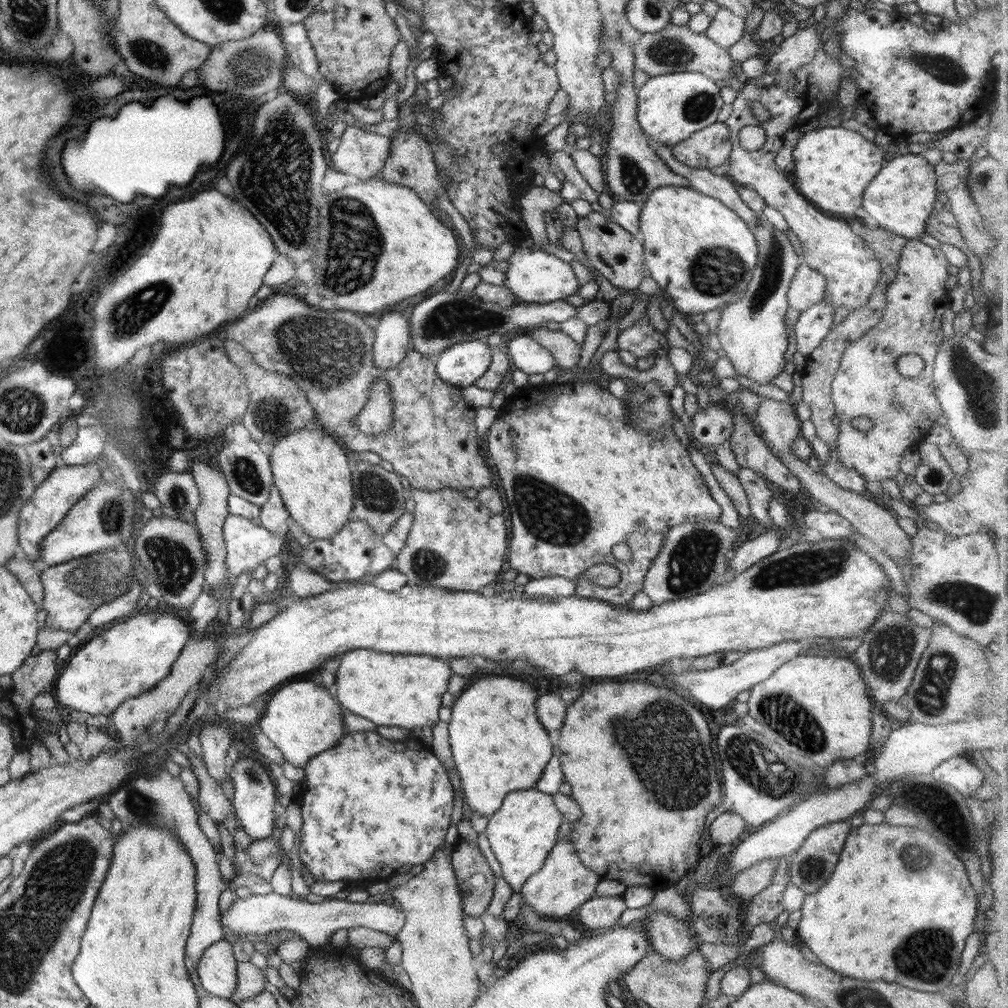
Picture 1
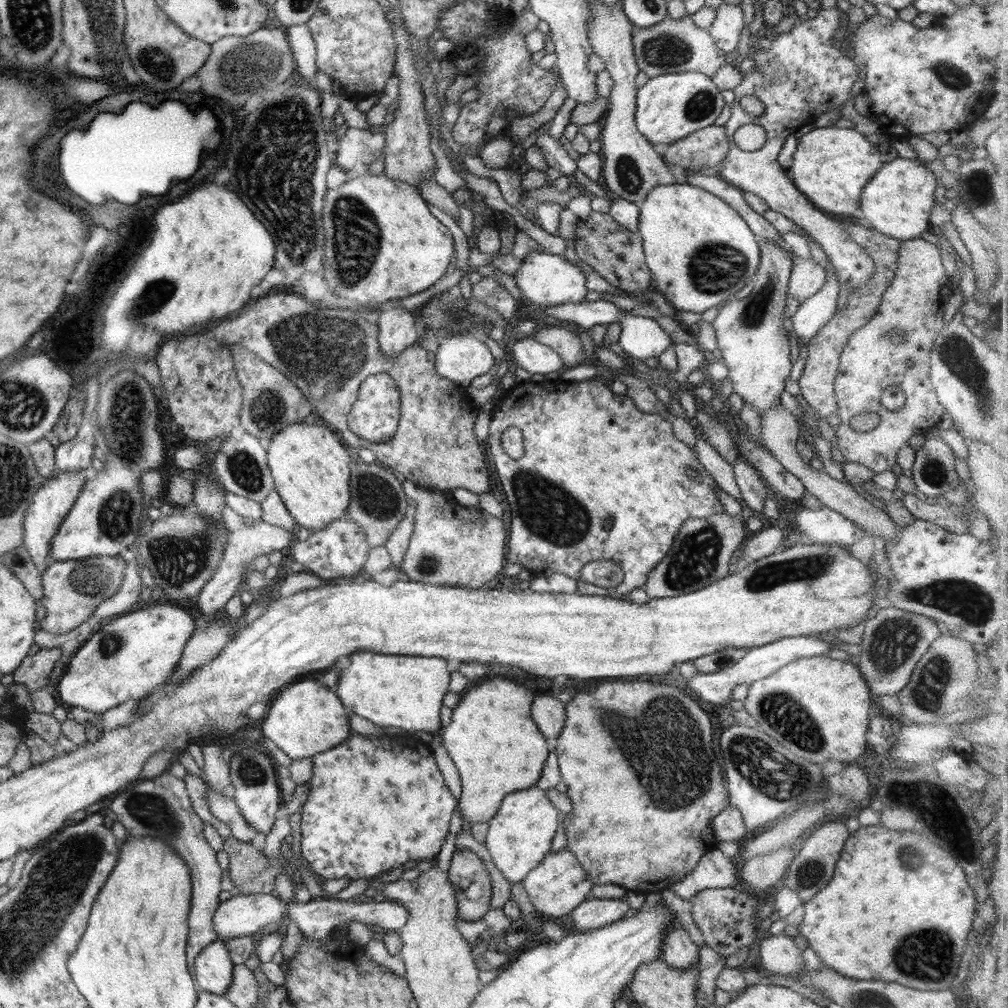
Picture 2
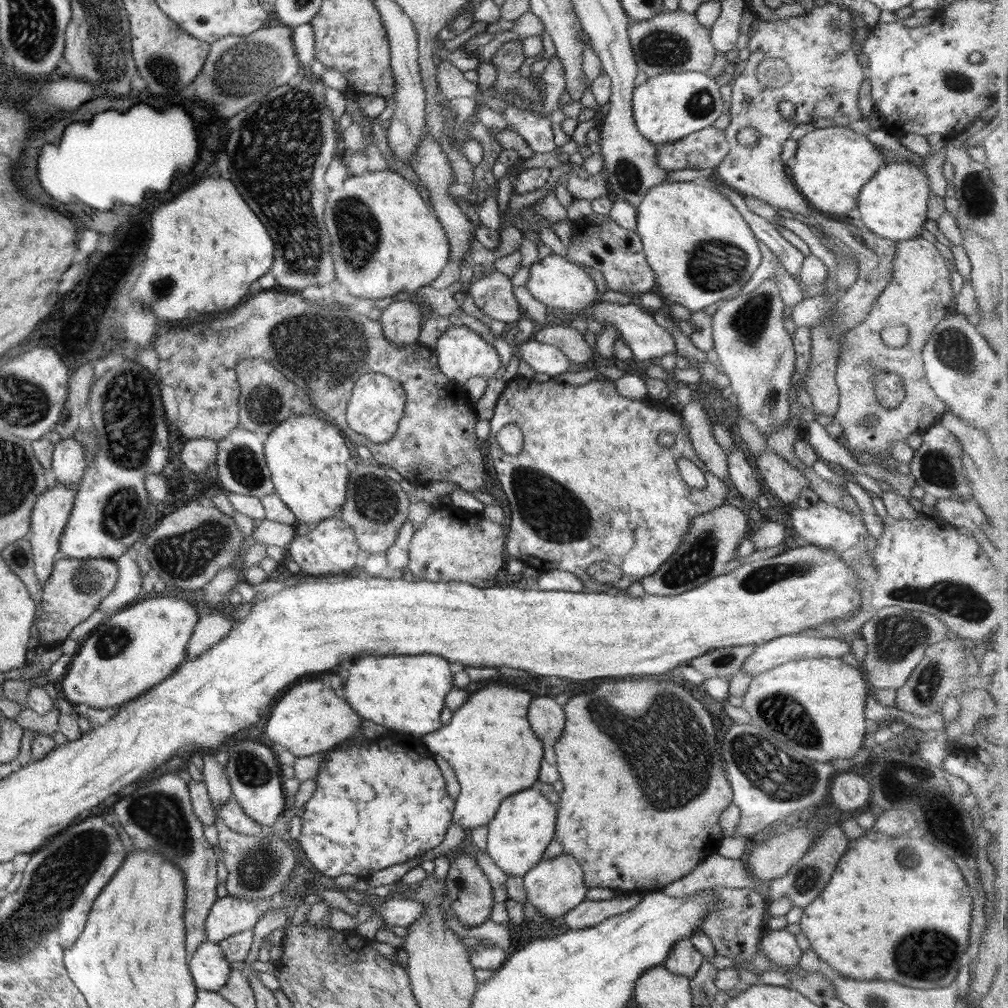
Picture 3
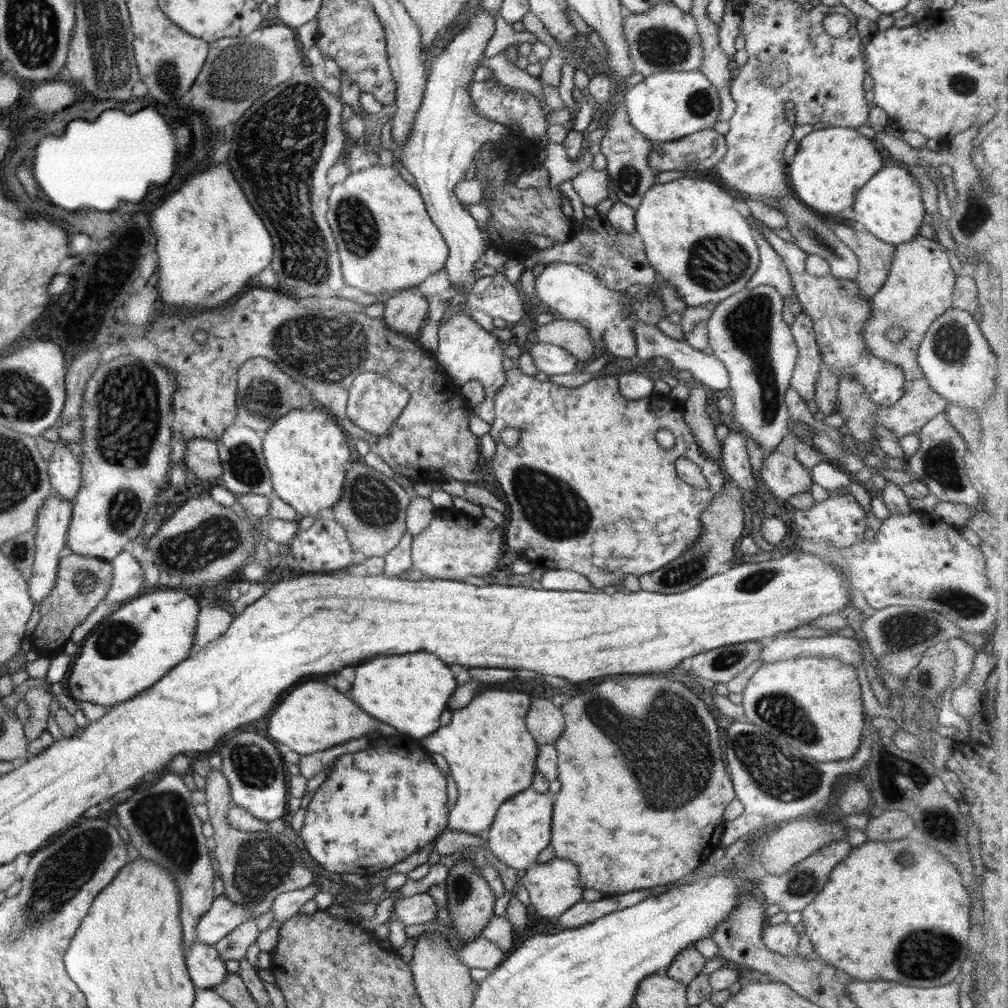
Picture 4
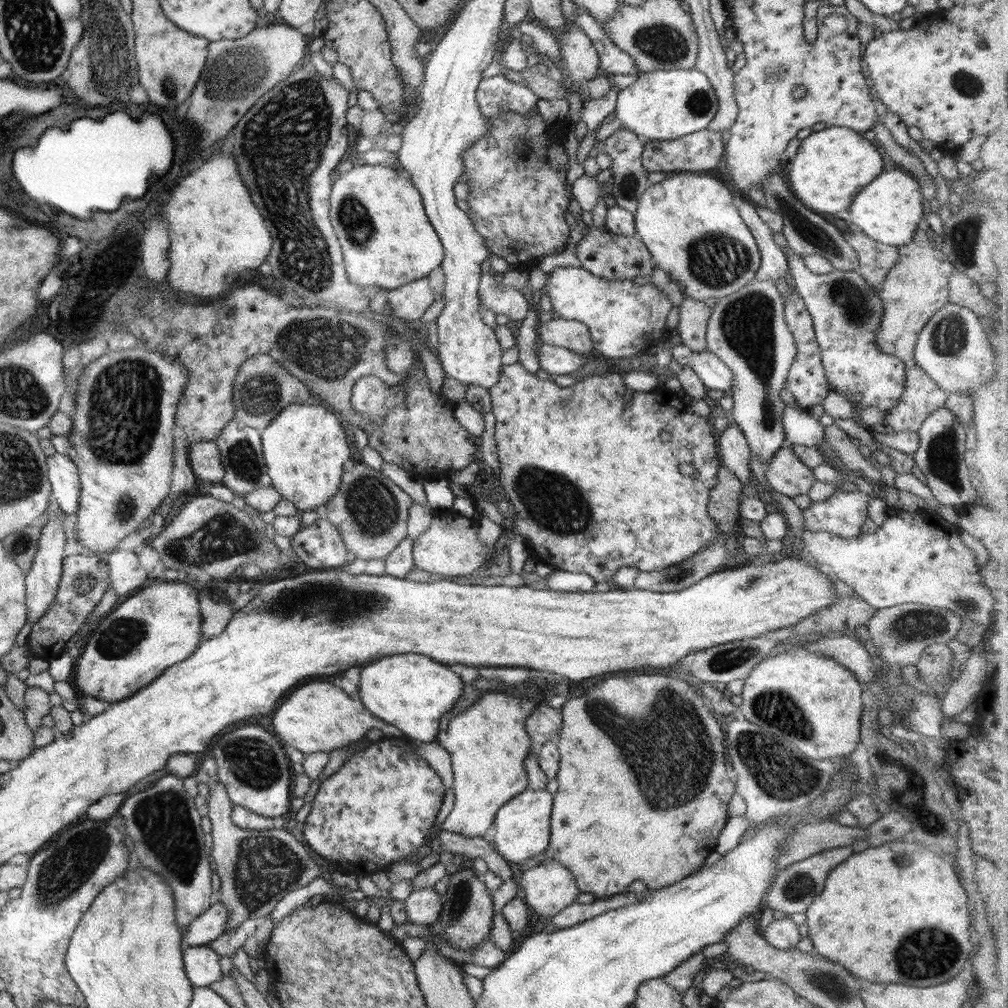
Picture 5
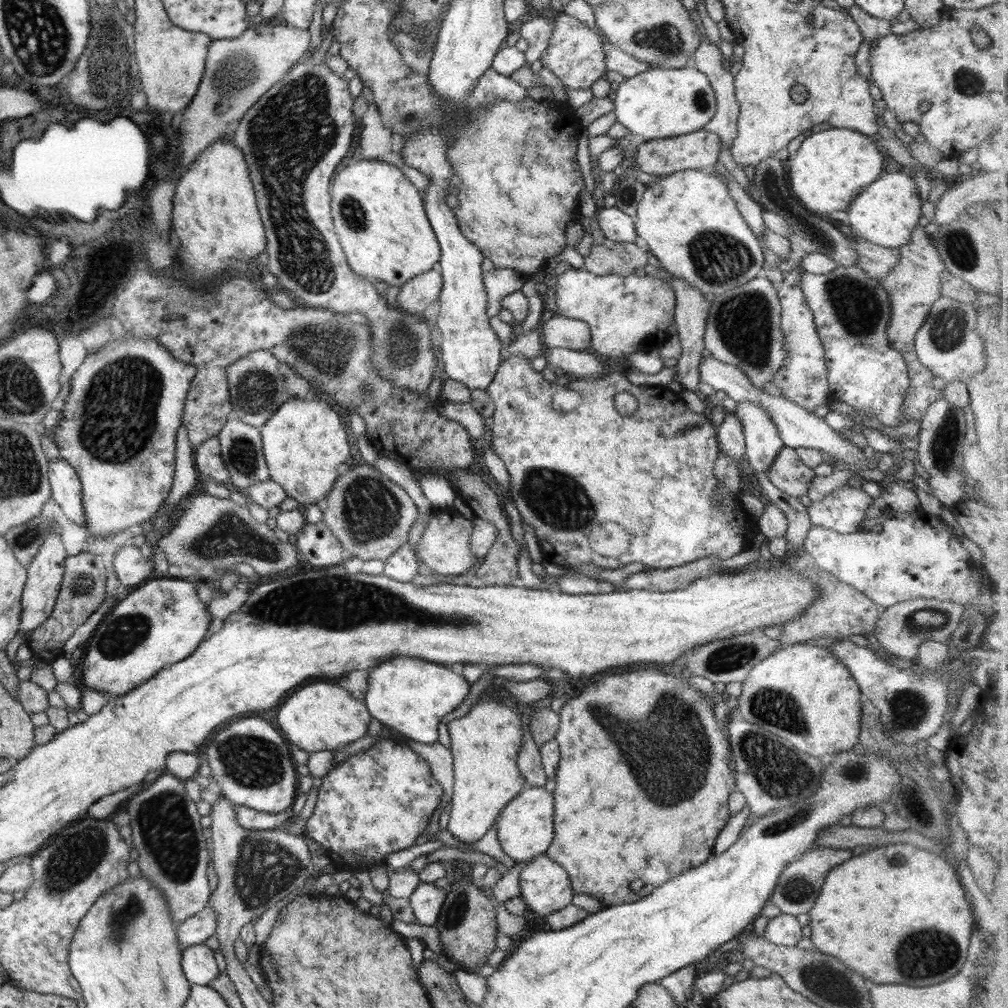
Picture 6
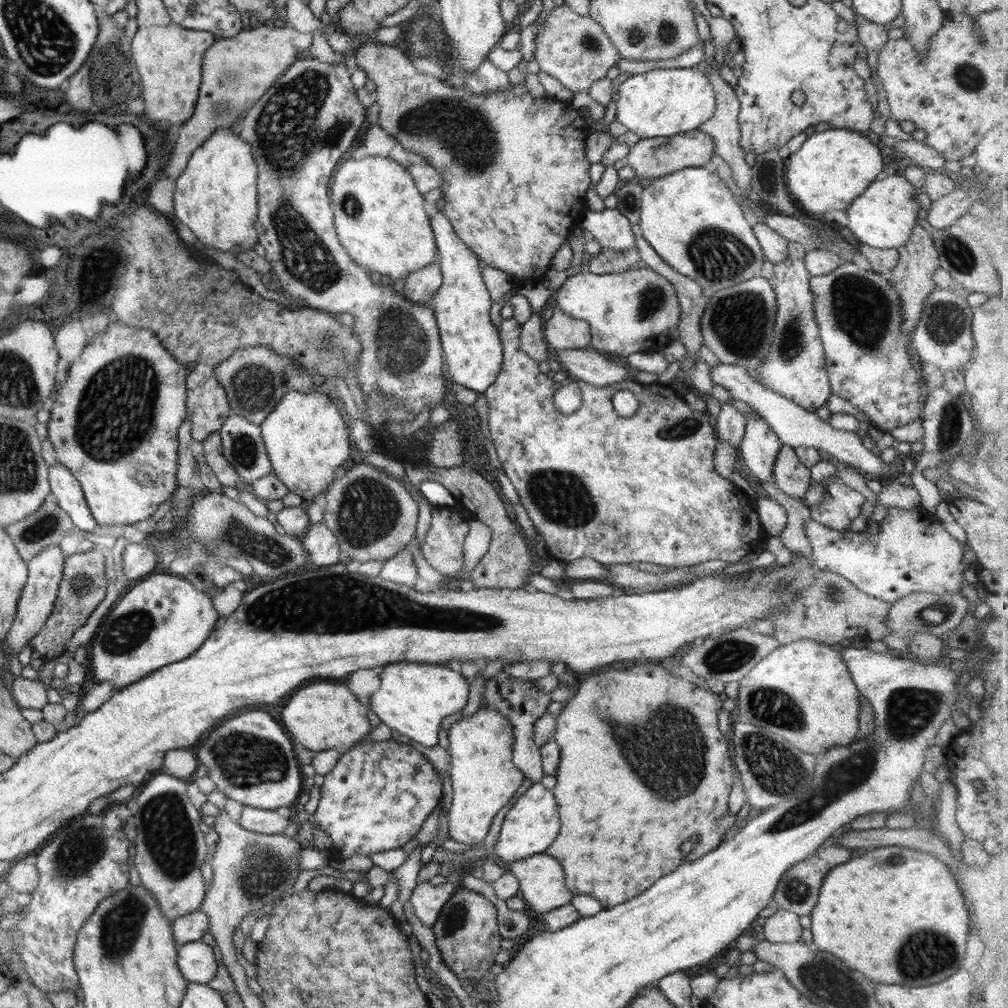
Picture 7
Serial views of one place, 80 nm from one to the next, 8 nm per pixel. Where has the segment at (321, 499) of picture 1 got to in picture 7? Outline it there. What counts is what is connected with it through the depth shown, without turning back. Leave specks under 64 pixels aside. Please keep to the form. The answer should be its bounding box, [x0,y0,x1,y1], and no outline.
[260,390,350,502]

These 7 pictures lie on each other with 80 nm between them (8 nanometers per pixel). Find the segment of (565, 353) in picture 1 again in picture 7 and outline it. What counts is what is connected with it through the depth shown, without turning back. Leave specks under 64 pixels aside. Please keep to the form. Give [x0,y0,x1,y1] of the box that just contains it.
[543,308,591,349]

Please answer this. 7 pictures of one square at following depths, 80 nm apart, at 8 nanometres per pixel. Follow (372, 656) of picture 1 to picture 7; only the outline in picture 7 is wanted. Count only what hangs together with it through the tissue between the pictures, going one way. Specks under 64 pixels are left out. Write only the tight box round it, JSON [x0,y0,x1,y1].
[370,662,468,745]

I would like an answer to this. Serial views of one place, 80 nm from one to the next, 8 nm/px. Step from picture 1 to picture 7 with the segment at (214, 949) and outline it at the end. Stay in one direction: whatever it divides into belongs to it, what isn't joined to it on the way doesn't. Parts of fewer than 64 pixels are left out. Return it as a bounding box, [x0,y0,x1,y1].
[177,940,217,984]

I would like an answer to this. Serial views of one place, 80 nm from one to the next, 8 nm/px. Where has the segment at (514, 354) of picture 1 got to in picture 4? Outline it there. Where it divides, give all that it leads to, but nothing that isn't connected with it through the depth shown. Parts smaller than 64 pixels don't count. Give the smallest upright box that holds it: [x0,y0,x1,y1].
[527,341,577,377]

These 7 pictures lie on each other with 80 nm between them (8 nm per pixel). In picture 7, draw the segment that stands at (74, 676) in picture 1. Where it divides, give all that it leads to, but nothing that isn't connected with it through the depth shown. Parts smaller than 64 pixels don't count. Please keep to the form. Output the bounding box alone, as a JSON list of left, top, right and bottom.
[87,571,221,689]

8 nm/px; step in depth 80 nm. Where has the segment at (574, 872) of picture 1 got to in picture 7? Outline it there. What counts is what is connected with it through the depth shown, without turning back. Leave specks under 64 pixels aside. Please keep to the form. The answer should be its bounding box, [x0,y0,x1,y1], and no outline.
[508,852,572,914]

